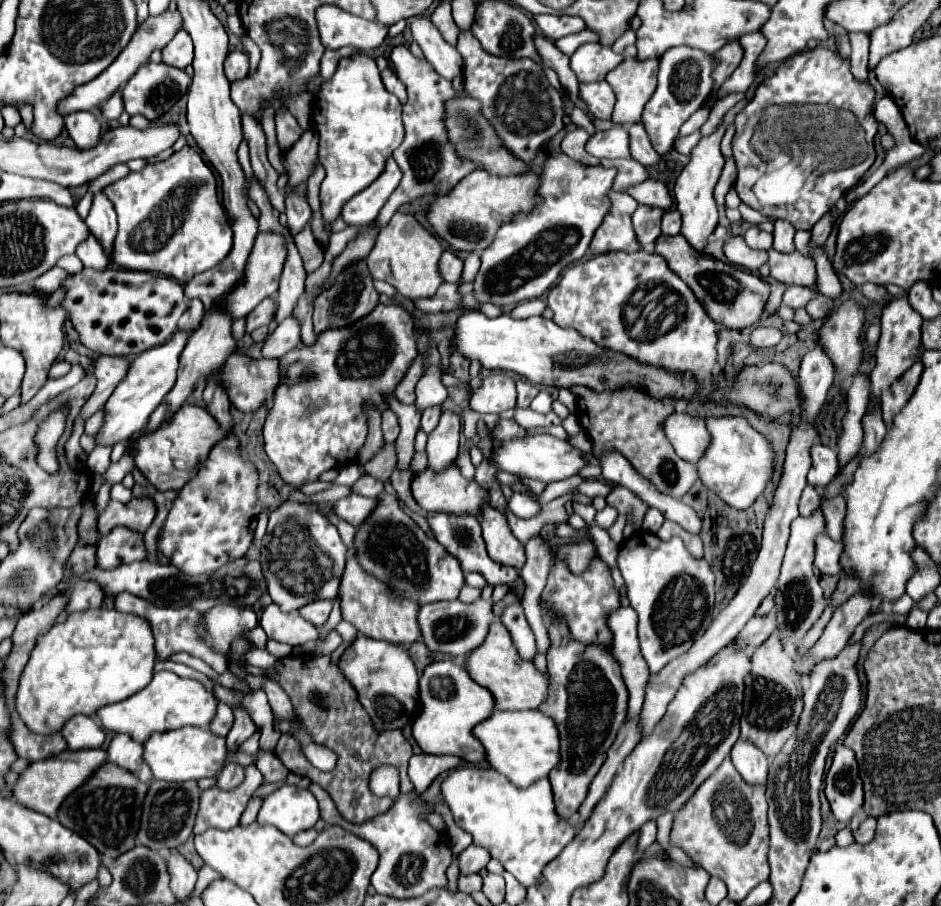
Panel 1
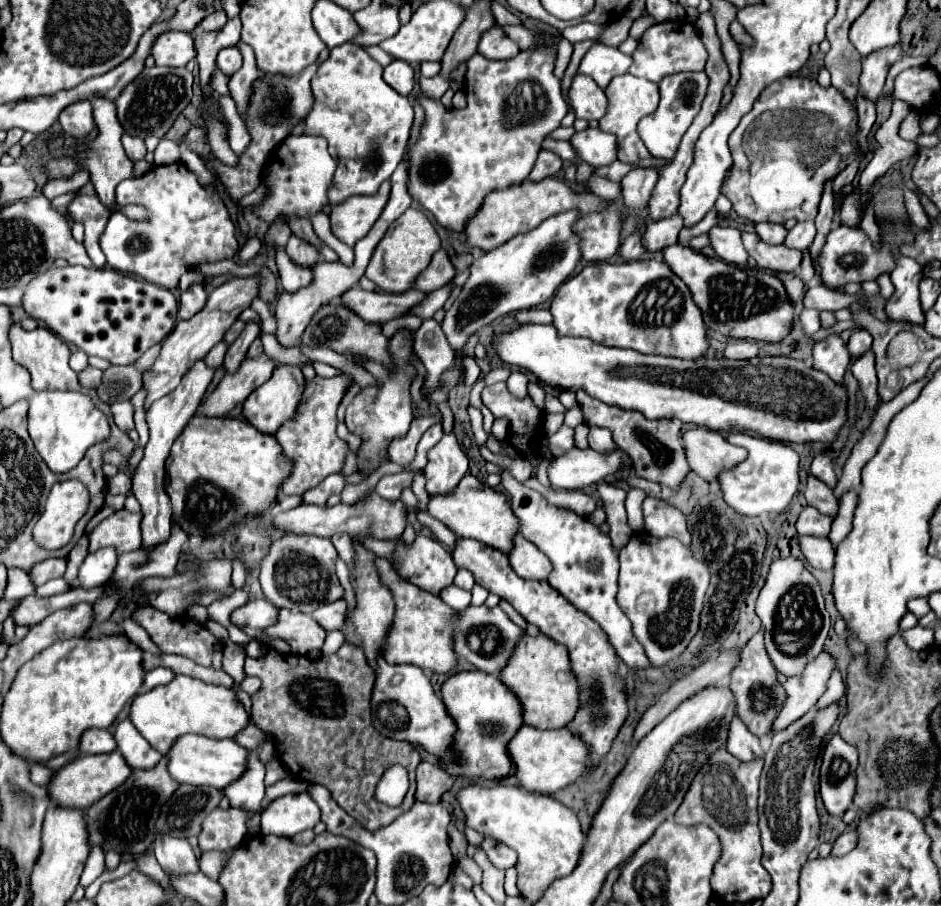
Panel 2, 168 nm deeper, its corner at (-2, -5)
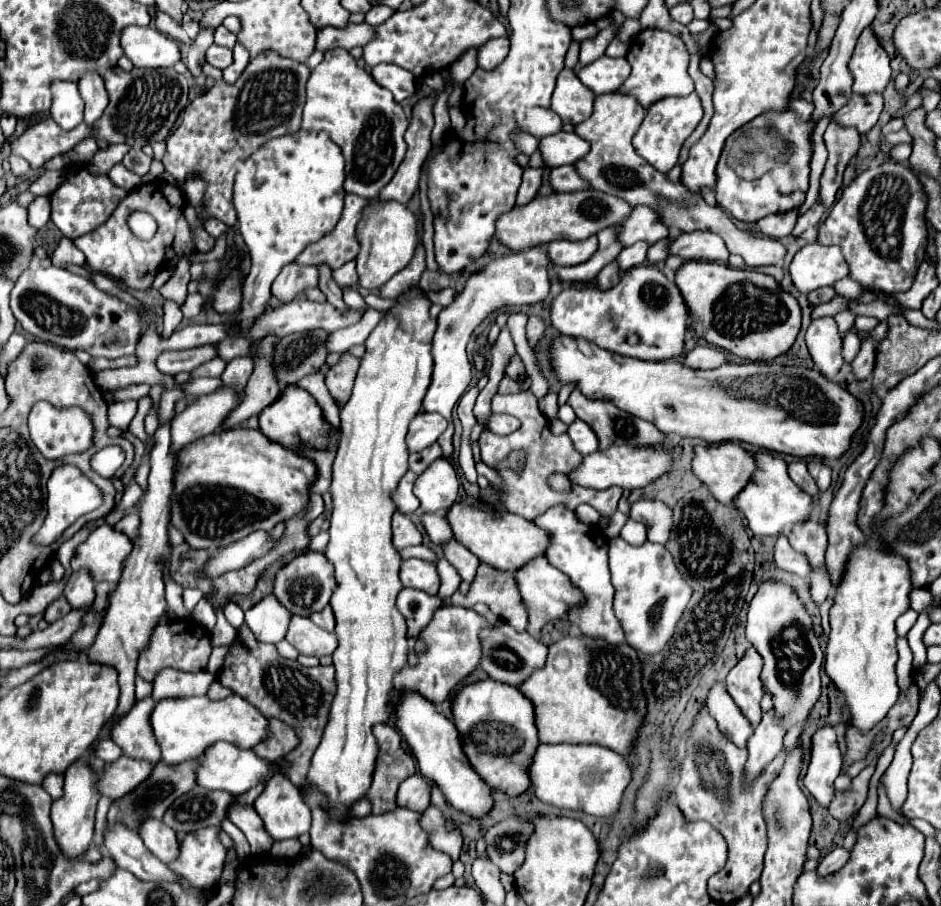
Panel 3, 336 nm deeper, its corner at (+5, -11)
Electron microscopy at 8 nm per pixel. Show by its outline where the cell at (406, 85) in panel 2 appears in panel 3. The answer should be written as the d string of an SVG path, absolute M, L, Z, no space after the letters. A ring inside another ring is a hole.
M377 64L371 70L373 78L387 90L393 92L393 98L397 102L409 98L415 92L415 76L401 68L401 66L393 66L393 64Z

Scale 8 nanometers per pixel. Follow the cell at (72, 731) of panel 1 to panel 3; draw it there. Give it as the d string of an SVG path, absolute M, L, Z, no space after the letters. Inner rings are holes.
M103 740L97 746L97 756L105 762L115 762L119 756L123 756L123 750L113 740Z

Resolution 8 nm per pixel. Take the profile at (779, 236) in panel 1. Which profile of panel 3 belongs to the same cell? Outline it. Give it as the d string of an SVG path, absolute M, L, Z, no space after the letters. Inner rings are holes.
M817 196L815 204L813 204L805 214L801 214L801 216L797 218L797 224L795 224L793 234L795 234L795 236L801 236L805 230L819 226L819 222L821 222L821 218L823 218L823 214L825 214L825 206L821 204L821 198Z

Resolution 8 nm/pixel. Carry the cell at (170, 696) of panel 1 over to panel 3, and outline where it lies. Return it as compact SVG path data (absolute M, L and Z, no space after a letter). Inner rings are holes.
M231 694L217 702L205 696L161 700L151 714L151 726L157 744L161 746L161 760L169 764L201 758L207 746L213 746L213 742L219 740L227 740L241 748L255 748L259 742L269 738L269 720L237 694Z

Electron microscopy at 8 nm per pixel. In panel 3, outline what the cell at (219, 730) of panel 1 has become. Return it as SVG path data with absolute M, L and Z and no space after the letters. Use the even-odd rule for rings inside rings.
M273 718L269 722L269 740L255 746L255 752L261 758L277 762L277 760L285 758L289 754L289 750L295 750L297 742L299 742L297 732L289 724L281 722L279 718Z

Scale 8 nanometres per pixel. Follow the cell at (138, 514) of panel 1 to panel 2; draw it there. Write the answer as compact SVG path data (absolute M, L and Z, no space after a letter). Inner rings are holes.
M118 510L104 518L90 534L90 552L114 546L118 554L140 548L140 512Z

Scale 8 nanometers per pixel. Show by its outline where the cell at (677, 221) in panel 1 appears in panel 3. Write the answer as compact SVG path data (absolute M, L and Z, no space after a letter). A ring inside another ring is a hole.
M637 242L635 246L629 246L625 250L621 250L621 254L617 256L617 264L621 266L621 274L633 266L641 266L645 264L645 256L647 256L647 248L645 242Z

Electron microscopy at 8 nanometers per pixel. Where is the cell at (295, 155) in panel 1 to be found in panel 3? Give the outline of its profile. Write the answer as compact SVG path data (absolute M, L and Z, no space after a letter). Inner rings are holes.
M299 130L297 134L271 138L269 142L265 142L265 146L255 150L241 164L235 176L233 206L237 212L239 232L253 262L251 272L245 278L243 286L243 310L239 314L239 322L243 328L249 326L253 318L265 312L265 306L271 298L271 284L279 276L279 270L291 264L301 254L301 250L305 250L305 246L321 240L339 222L345 198L343 182L345 182L345 160L341 148L325 132Z

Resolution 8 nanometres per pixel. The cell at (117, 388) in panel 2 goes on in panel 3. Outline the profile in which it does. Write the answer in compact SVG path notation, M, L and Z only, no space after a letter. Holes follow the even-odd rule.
M165 300L163 310L165 310L165 316L163 316L163 332L161 332L161 336L169 338L175 332L175 328L181 324L183 314L181 314L181 308L177 308L175 302L169 302L169 300Z

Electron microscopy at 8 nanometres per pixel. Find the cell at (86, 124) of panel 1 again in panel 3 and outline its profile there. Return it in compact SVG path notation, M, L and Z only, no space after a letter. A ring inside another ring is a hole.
M51 82L53 104L51 104L51 118L63 128L73 130L77 124L83 122L83 100L79 96L75 82Z

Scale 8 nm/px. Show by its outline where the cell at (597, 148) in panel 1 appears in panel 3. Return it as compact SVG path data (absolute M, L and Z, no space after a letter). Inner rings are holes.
M557 132L539 140L537 150L543 156L545 166L555 168L563 164L575 164L589 152L589 144L575 132Z

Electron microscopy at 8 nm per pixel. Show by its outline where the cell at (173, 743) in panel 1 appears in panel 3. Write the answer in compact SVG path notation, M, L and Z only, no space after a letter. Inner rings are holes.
M217 742L211 746L203 758L199 758L201 766L197 770L197 784L207 790L227 790L231 794L245 794L253 786L265 784L271 772L271 762L259 758L253 750L237 748L229 742Z

